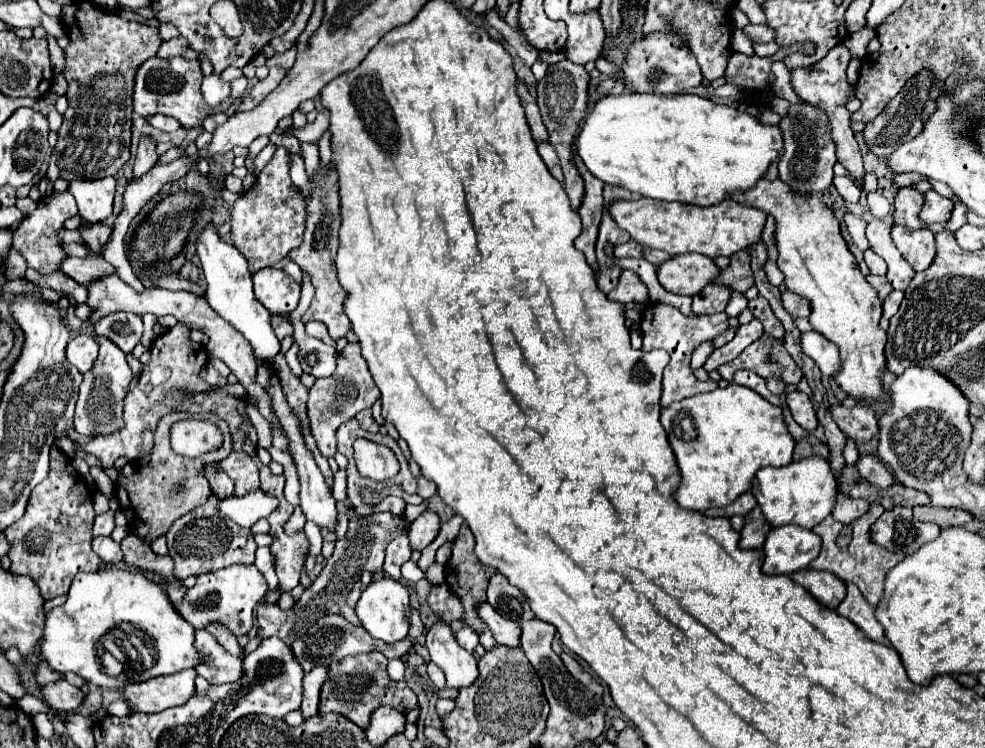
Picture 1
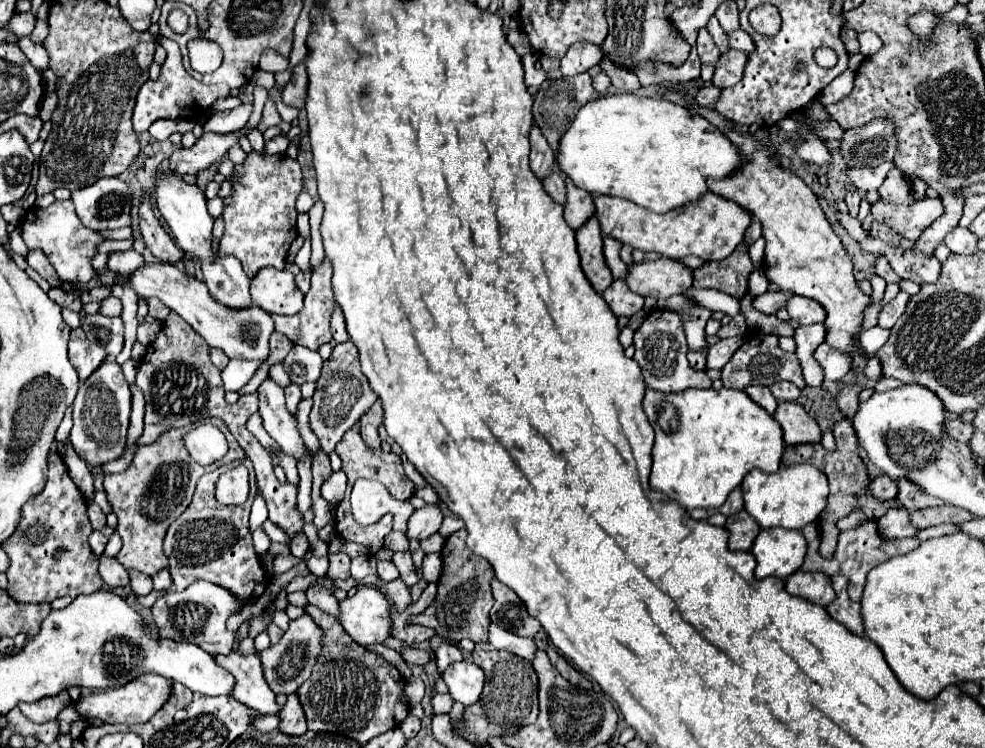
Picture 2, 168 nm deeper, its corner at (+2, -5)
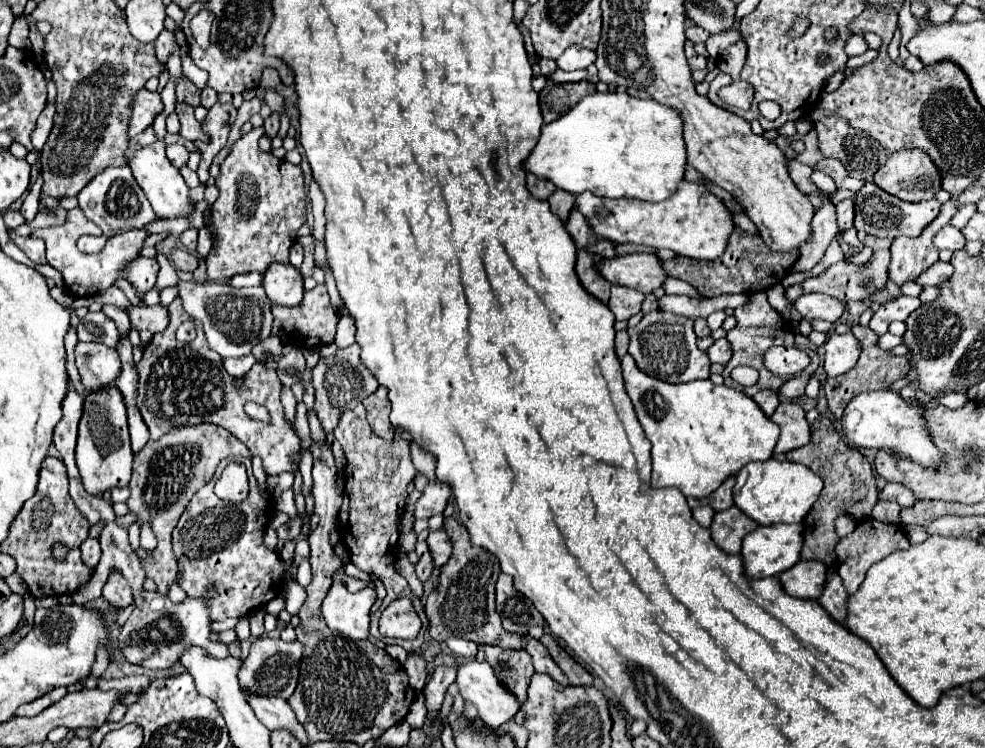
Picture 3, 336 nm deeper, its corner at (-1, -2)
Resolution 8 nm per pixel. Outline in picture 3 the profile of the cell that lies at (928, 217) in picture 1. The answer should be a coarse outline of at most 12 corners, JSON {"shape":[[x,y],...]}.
{"shape":[[874,182],[854,198],[854,228],[916,238],[940,212],[936,198],[904,202]]}

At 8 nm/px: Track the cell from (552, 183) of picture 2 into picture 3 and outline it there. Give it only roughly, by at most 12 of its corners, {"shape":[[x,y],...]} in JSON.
{"shape":[[556,190],[550,196],[550,210],[566,222],[574,208],[574,196]]}

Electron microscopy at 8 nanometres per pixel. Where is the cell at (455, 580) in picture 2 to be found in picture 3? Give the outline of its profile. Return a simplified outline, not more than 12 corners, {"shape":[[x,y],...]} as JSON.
{"shape":[[444,518],[452,556],[426,600],[430,638],[524,650],[494,606],[498,558]]}

